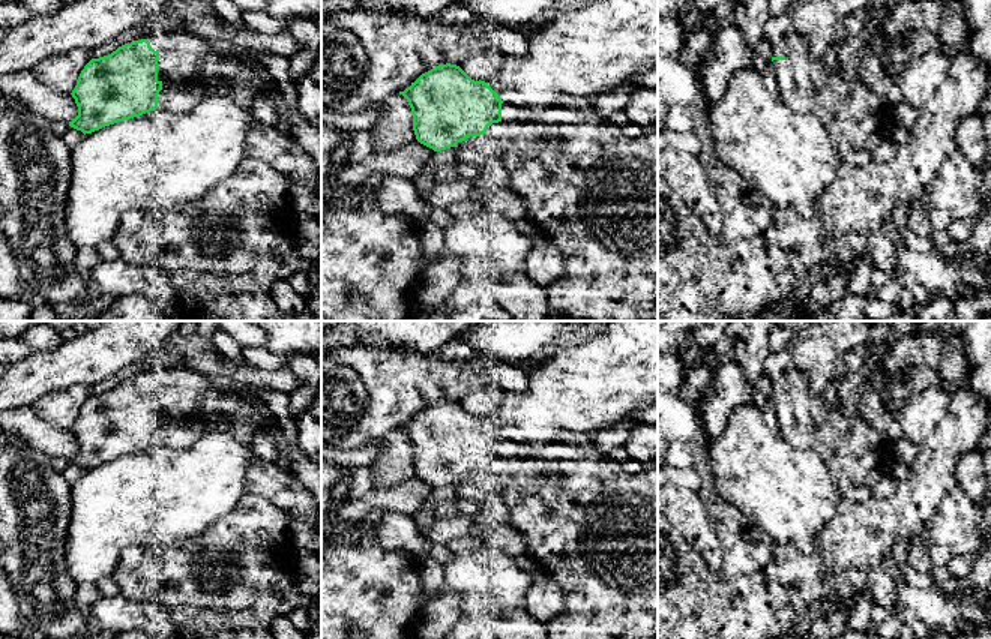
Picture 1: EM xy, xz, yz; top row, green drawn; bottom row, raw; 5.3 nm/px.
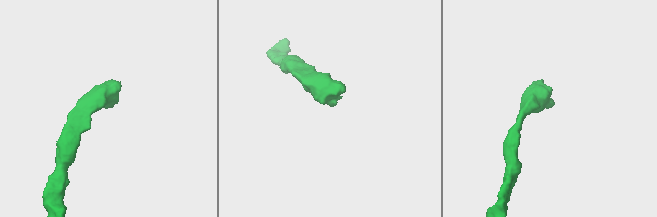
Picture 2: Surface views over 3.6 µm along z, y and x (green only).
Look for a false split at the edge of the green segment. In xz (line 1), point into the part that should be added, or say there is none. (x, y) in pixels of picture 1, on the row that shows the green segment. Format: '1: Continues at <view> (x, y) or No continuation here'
1: No continuation here

